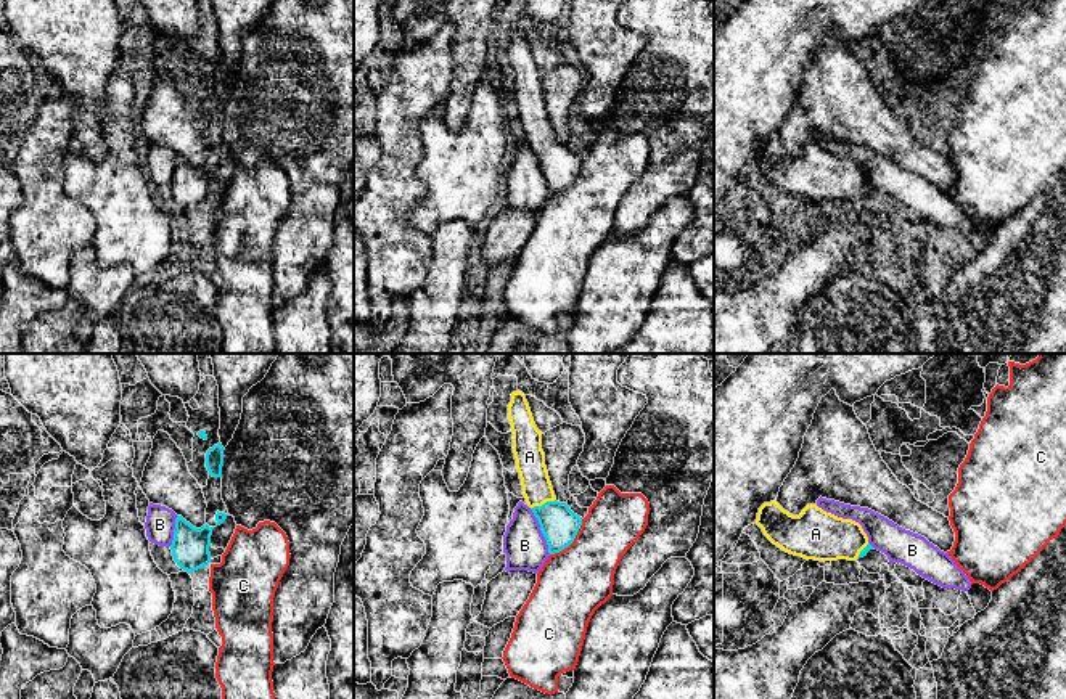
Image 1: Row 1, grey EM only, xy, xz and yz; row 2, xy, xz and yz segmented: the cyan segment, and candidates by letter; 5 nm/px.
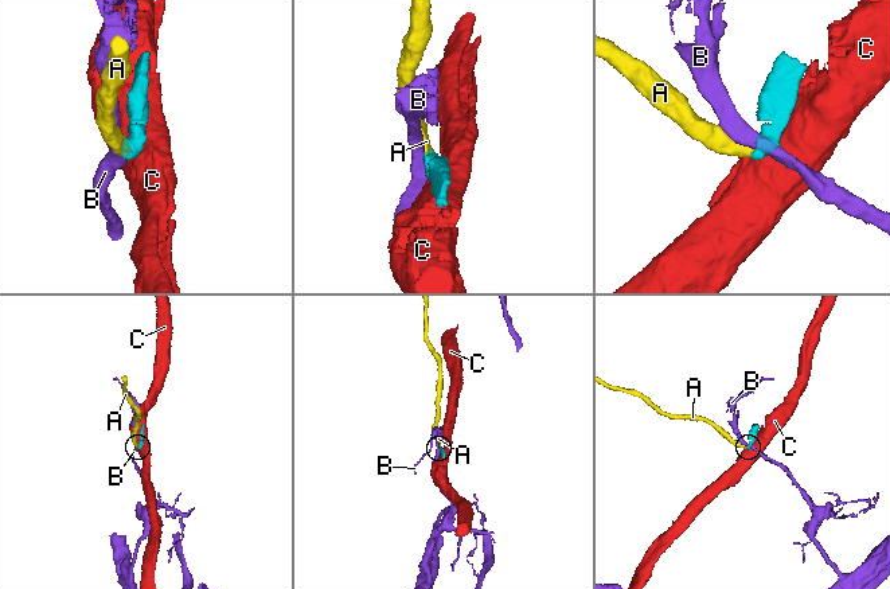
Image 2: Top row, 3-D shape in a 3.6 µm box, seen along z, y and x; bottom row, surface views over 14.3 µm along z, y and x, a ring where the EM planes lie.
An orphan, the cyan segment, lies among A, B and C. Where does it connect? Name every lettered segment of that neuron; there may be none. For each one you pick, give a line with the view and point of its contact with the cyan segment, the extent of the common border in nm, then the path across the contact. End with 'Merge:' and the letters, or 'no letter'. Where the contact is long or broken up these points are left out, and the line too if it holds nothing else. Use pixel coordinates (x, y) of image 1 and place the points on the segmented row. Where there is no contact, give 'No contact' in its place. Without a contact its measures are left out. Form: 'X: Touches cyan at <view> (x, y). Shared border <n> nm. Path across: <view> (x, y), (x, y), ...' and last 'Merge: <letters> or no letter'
A: Touches cyan at xz (544, 503). Shared border 140 nm. Path across: xz (558, 524), (544, 503), (536, 487), (529, 457)
Merge: A

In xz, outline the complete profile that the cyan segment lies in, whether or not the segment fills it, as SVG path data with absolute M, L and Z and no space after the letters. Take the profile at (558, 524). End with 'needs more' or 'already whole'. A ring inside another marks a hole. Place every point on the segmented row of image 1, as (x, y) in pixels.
M519 390L511 394L508 419L513 431L513 453L523 495L539 521L548 545L548 553L560 553L574 542L582 525L582 517L574 514L566 503L560 503L555 497L545 466L542 432L534 423L526 395Z; needs more

